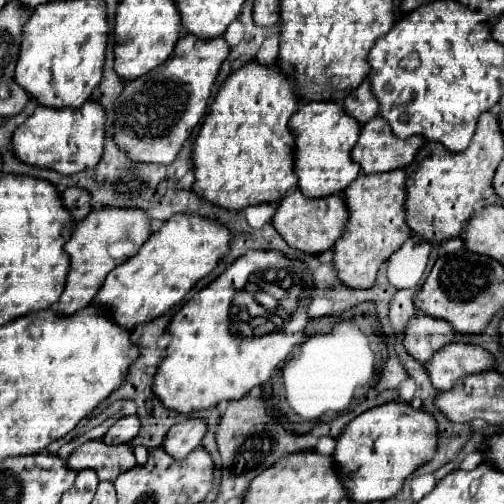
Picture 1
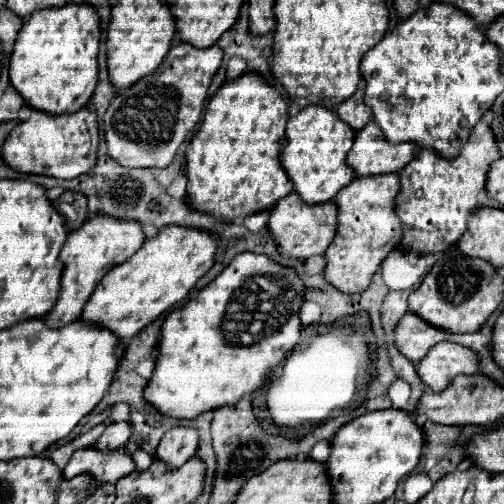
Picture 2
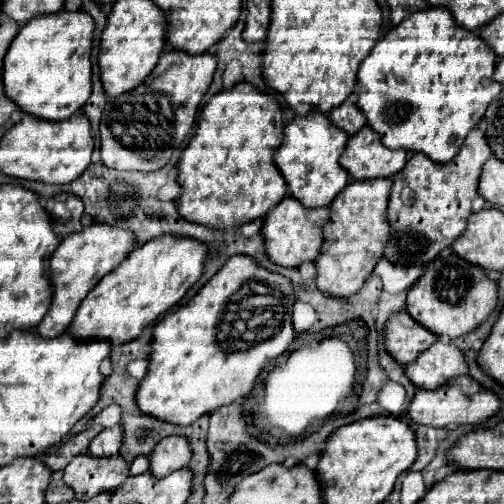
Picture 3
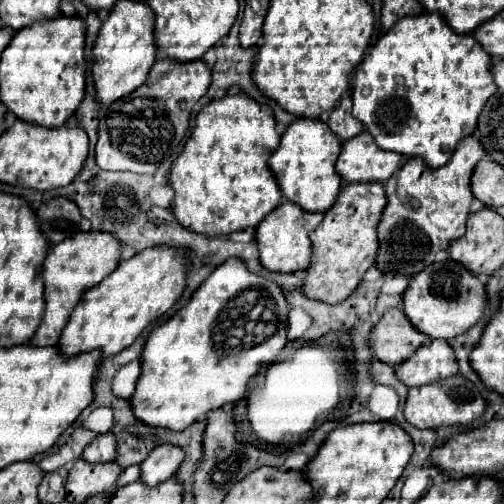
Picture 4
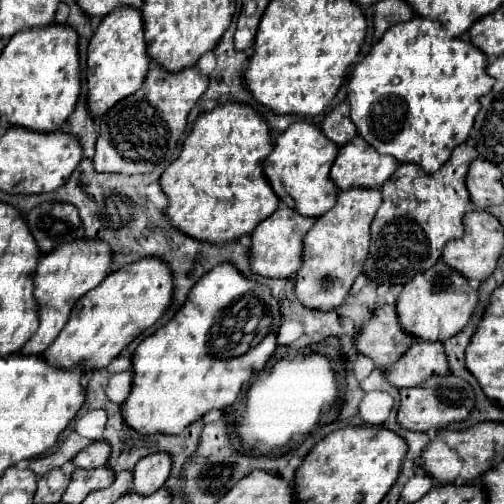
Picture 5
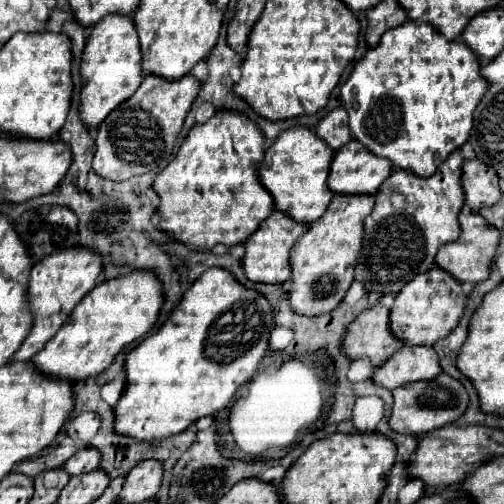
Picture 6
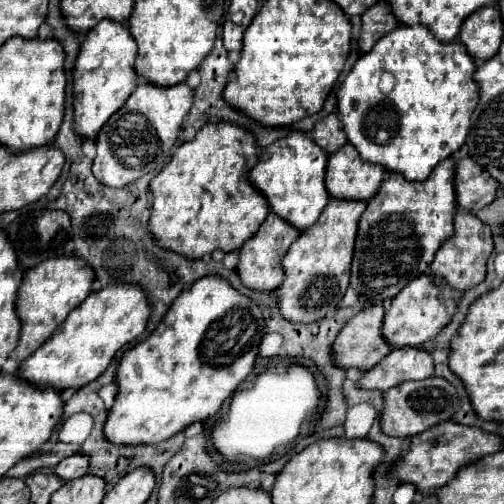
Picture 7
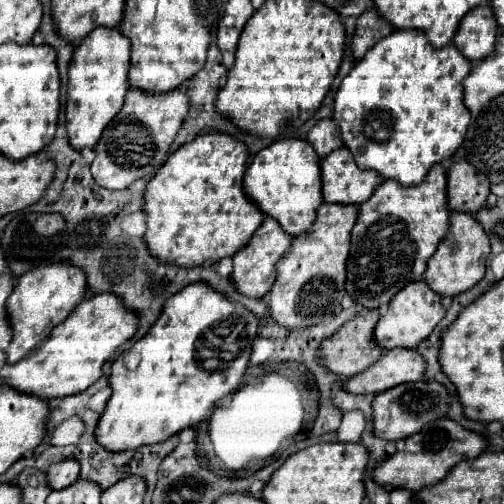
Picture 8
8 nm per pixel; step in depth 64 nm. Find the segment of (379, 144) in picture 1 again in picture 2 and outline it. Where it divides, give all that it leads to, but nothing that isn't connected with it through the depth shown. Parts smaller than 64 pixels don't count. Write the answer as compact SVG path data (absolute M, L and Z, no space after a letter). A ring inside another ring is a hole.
M372 120L360 132L356 132L354 146L348 152L346 162L358 172L358 176L400 172L412 158L416 144L392 144L386 140L380 126Z

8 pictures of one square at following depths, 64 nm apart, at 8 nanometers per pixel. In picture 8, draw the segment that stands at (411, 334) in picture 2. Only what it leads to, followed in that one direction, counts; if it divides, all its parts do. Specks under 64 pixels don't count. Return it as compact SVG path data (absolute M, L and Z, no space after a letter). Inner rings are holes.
M378 308L374 310L364 310L360 312L358 316L354 316L350 322L346 322L334 336L330 336L324 344L322 344L322 350L320 350L320 360L322 364L338 374L338 376L354 376L354 374L360 374L364 372L366 368L370 368L380 356L382 356L382 348L376 344L374 340L374 328L380 320L380 312Z

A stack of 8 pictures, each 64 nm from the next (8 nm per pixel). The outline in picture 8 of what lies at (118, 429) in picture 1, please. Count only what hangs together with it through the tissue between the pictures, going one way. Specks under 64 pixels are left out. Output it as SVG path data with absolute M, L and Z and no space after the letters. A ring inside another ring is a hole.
M66 458L62 462L56 462L48 468L48 484L54 490L66 488L72 482L76 482L80 478L80 462L74 458Z

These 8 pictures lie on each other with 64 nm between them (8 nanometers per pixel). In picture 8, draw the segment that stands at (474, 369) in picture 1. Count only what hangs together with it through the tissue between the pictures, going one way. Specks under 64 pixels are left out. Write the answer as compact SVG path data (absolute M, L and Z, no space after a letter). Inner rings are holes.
M396 348L380 356L368 370L344 380L344 388L354 394L378 394L402 382L418 382L426 376L426 360L416 350Z

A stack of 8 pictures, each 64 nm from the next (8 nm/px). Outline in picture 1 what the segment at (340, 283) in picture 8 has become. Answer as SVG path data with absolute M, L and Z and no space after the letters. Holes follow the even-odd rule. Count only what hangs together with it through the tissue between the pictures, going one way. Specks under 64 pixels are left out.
M396 168L382 174L360 174L342 192L350 220L342 238L334 244L334 266L344 284L352 288L368 288L376 282L380 266L410 238L406 222L406 170Z

